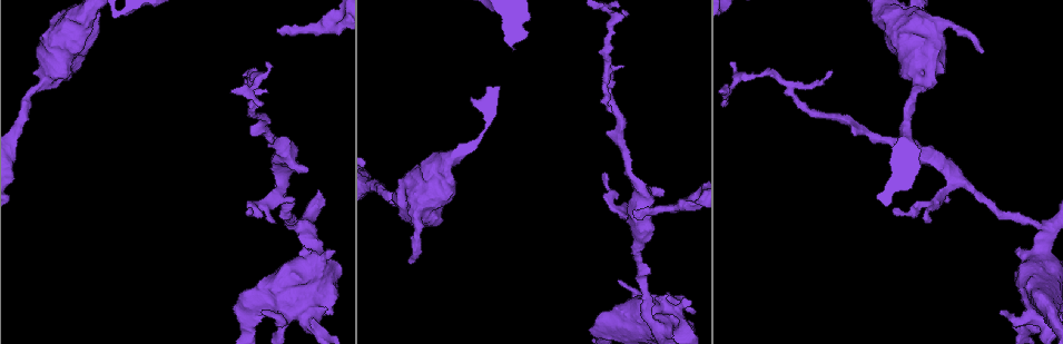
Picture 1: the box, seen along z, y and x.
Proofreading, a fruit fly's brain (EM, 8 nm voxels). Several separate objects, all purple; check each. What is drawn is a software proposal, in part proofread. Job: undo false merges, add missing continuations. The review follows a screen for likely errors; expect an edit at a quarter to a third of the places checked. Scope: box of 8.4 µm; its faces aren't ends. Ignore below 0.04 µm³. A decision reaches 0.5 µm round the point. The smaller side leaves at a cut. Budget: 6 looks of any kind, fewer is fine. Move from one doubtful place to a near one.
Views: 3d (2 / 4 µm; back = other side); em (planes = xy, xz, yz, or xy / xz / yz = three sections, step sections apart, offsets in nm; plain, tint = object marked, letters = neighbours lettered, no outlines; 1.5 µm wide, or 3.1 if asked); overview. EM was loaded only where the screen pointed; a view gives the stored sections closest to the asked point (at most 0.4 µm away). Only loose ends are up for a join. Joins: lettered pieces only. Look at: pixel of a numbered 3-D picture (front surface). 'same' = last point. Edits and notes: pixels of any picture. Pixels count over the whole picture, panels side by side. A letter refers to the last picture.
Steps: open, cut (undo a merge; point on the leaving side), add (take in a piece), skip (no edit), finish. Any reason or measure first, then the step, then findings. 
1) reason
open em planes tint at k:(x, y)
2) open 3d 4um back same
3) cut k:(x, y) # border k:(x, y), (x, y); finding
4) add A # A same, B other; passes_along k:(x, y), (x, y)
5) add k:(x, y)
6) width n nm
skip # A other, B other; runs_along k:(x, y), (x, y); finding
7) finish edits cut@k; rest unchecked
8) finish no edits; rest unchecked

an open end
open em planes plain at 1:(278, 30)

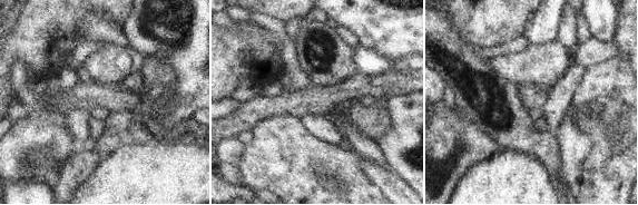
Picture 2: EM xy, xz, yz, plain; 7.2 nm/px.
open em planes tint same

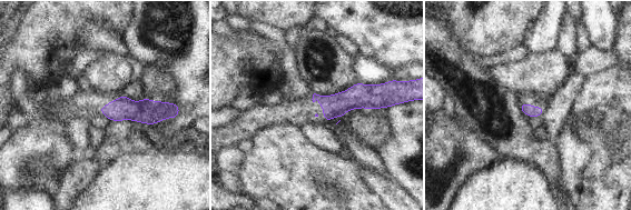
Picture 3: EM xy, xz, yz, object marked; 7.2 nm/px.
open em planes letters same

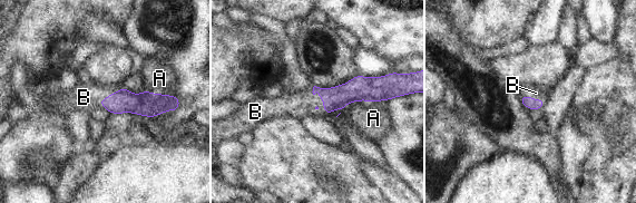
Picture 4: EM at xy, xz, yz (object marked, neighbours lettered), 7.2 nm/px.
add B # A other, B same; passes_along 4:(338, 97), (324, 106), (302, 104); the cell continues

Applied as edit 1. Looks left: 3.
open em yz step 4 tint at 1:(306, 170)

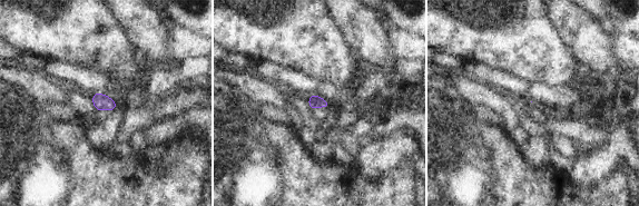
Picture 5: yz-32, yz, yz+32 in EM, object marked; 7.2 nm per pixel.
cut it another way
open em planes letters same

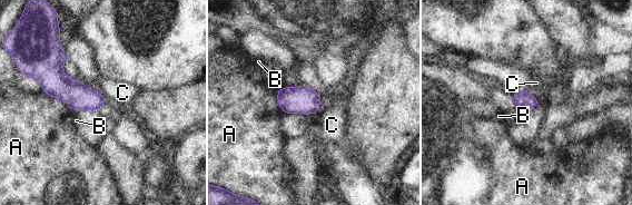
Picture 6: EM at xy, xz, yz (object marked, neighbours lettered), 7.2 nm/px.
skip # A other, B other, C other; border 6:(104, 94), (107, 98); no lettered piece goes on from it

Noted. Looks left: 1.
finish edits add@4; rest unchecked

